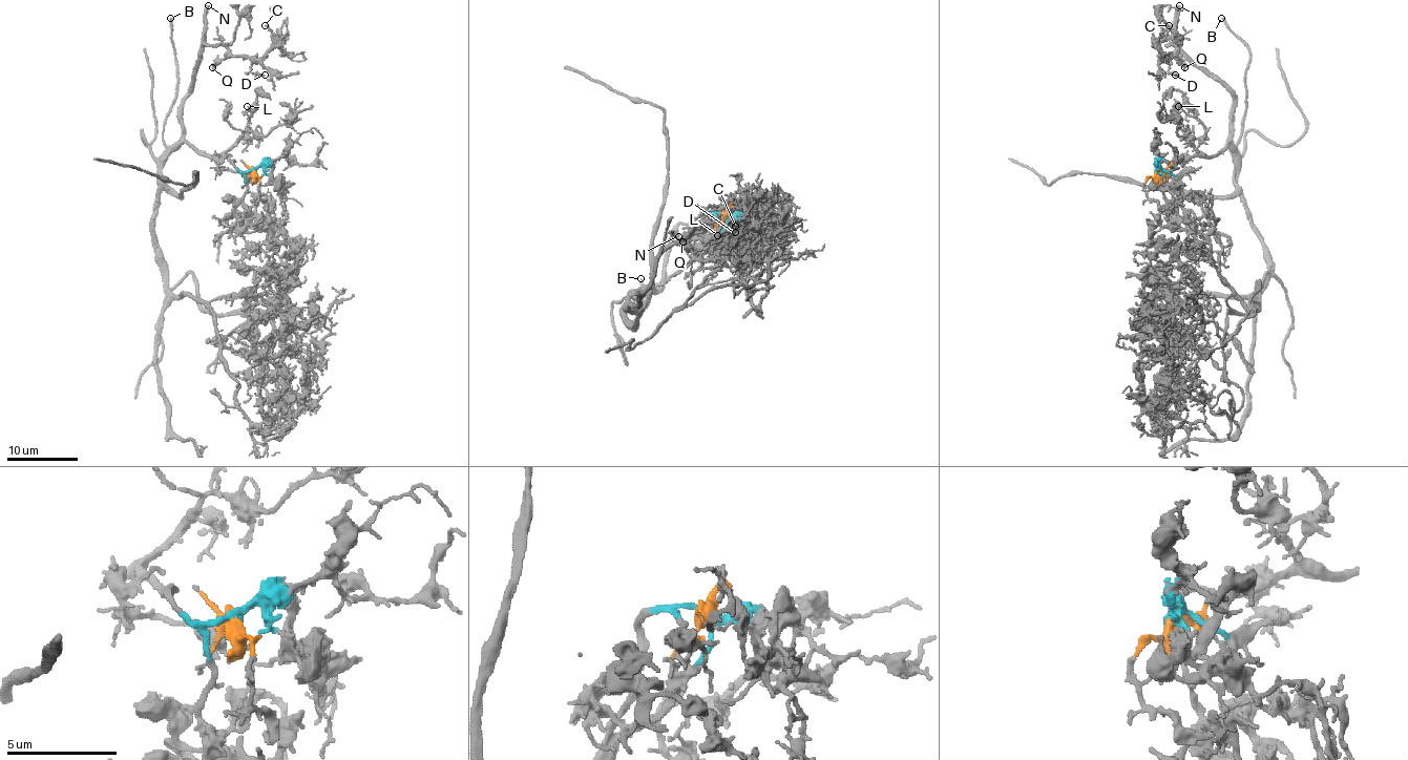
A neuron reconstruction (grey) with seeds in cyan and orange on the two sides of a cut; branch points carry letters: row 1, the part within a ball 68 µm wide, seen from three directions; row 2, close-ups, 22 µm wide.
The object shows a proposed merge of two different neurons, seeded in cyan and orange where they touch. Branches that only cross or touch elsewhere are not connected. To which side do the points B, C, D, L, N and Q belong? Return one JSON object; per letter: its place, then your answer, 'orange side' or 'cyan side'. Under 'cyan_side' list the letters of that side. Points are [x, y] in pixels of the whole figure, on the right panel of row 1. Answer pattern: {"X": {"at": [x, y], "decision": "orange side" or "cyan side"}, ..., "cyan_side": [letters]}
{"B": {"at": [1221, 18], "decision": "cyan side"}, "C": {"at": [1169, 25], "decision": "cyan side"}, "D": {"at": [1175, 75], "decision": "cyan side"}, "L": {"at": [1178, 106], "decision": "cyan side"}, "N": {"at": [1179, 5], "decision": "cyan side"}, "Q": {"at": [1184, 67], "decision": "cyan side"}, "cyan_side": ["B", "C", "D", "L", "N", "Q"]}

